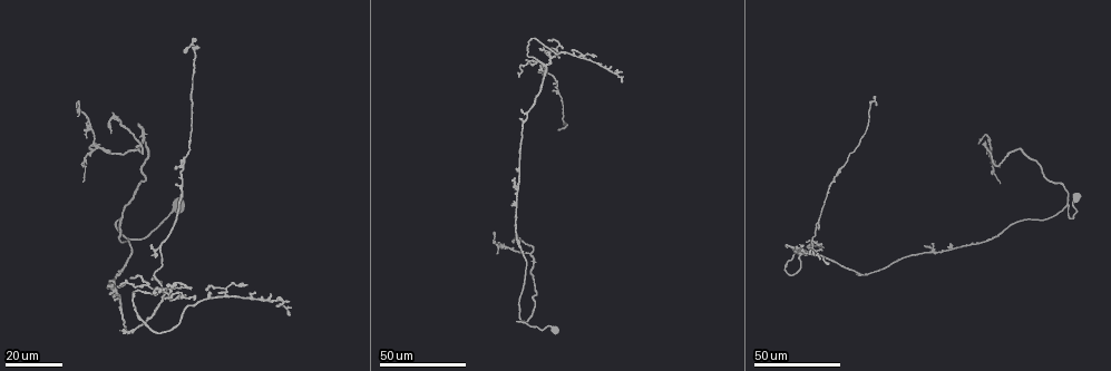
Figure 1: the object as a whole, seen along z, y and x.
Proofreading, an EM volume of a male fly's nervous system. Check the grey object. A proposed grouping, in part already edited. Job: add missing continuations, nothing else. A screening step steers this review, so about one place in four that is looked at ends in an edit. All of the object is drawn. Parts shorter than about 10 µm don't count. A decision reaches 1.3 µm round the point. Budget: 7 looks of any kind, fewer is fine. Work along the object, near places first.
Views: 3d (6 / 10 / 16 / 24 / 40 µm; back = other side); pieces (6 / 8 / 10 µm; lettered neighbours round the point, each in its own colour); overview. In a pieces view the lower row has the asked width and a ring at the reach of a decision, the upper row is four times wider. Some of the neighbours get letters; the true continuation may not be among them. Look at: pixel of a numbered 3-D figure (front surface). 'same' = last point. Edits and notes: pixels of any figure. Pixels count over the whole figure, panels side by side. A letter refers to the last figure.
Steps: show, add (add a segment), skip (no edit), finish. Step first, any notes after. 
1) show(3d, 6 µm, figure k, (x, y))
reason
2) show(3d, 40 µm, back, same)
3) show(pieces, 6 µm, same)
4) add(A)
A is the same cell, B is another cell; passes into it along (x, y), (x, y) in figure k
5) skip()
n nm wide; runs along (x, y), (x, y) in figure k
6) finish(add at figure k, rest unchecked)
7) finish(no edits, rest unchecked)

show(3d, 40 µm, figure 1, (596, 55))
branch stops here

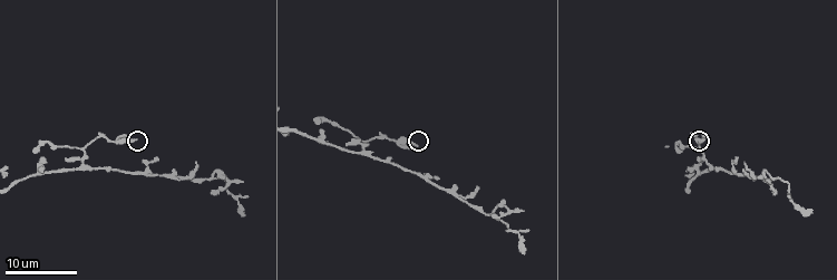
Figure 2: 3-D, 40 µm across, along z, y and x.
show(pieces, 10 µm, figure 2, (138, 140))

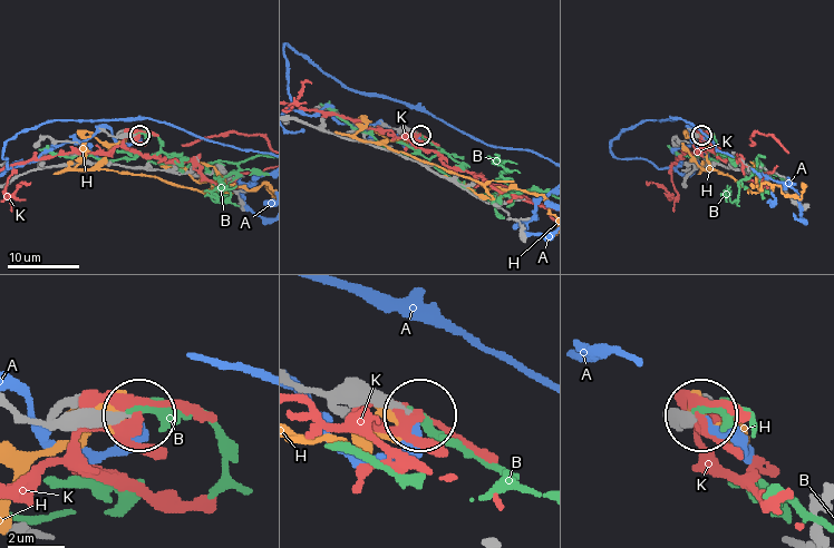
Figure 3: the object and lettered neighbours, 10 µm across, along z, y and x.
skip()
A, B, H and K are other cells; runs along (23, 413), (38, 421), (103, 421), (128, 413) in figure 3; none of them fits

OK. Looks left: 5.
show(3d, 40 µm, figure 1, (109, 294))
an open end

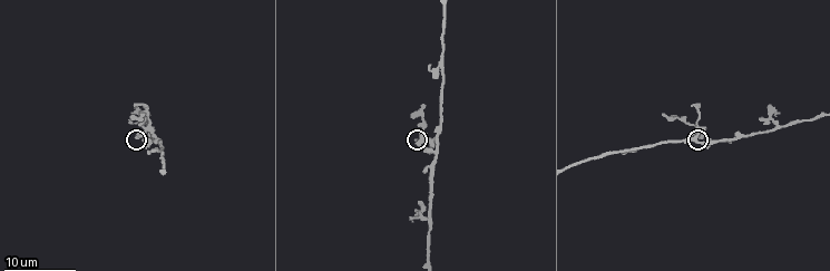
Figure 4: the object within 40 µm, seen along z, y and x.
show(pieces, 8 µm, figure 4, (136, 137))

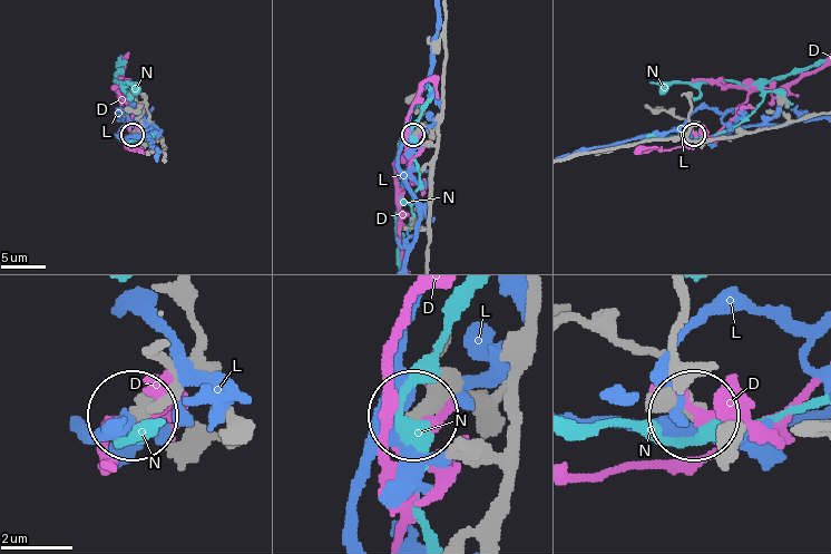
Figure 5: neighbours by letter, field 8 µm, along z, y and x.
skip()
D, L and N are other cells; runs along (501, 532), (510, 400), (439, 397), (414, 412) in figure 5; none of them fits

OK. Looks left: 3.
show(3d, 24 µm, figure 4, (150, 153))
an open end

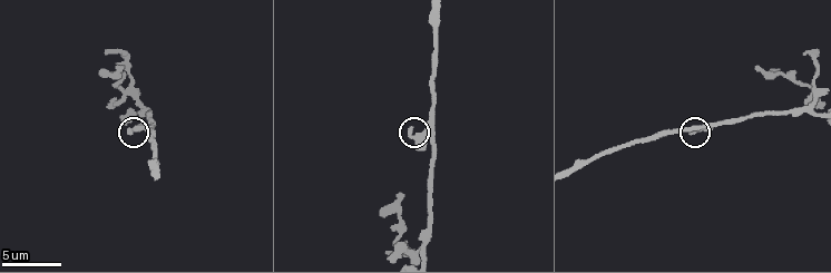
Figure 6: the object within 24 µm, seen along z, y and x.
show(pieces, 10 µm, figure 6, (412, 126))

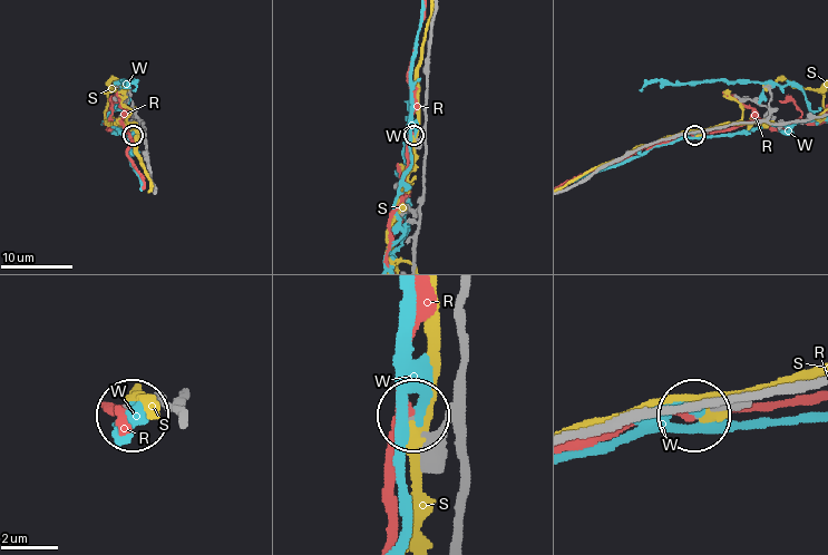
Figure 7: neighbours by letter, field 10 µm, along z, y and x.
skip()
R, S and W are other cells; runs along (417, 233), (425, 145), (414, 135) in figure 7; no lettered segment goes on from it

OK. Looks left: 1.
finish(no edits, rest unchecked)

